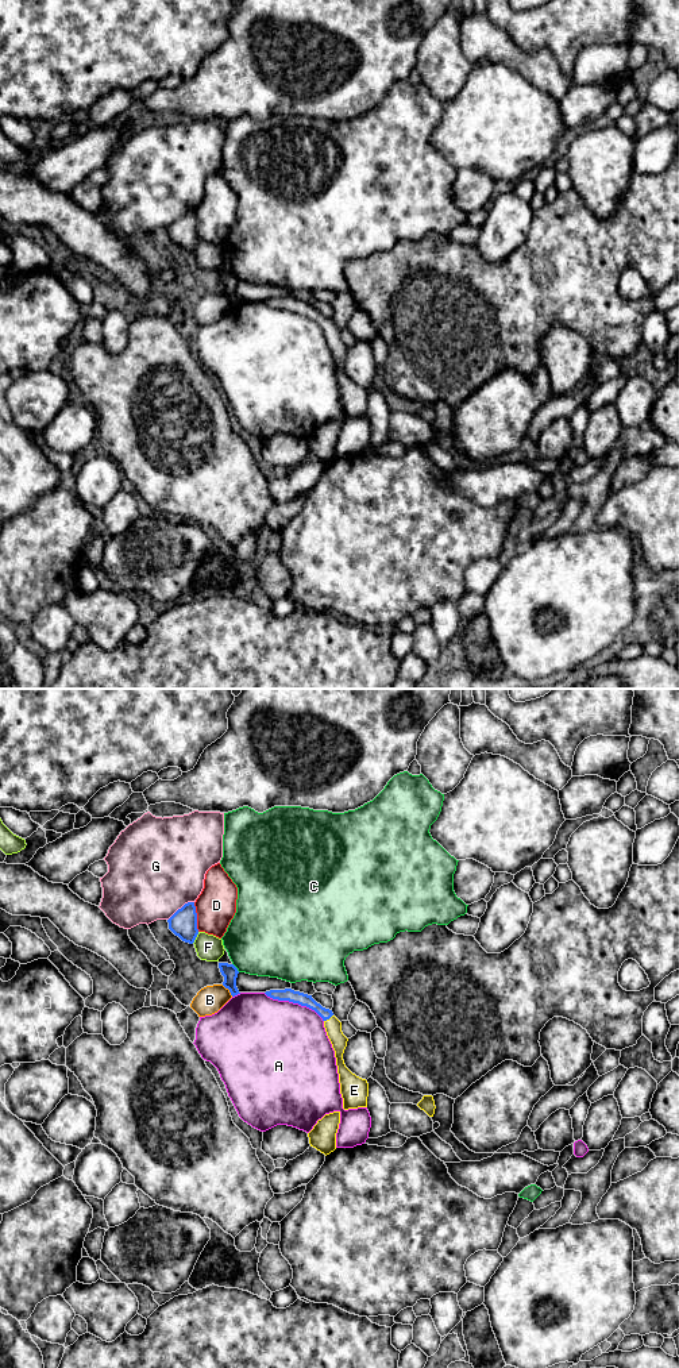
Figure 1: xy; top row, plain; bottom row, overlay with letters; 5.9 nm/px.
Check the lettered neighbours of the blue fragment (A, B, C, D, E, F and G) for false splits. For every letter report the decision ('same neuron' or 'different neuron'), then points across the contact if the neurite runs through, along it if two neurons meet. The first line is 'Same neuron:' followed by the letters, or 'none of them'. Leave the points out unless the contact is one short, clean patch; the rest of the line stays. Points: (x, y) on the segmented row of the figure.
Same neuron: E
A: different neuron
B: different neuron | along xy (222, 985), (232, 995)
C: different neuron | along xy (232, 963), (239, 971)
D: different neuron
E: same neuron | across xy (296, 997), (307, 1000), (328, 1018), (332, 1027)
F: different neuron
G: different neuron

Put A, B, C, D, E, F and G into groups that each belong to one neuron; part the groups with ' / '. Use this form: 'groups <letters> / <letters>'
groups A / B / C / D / E / F / G

